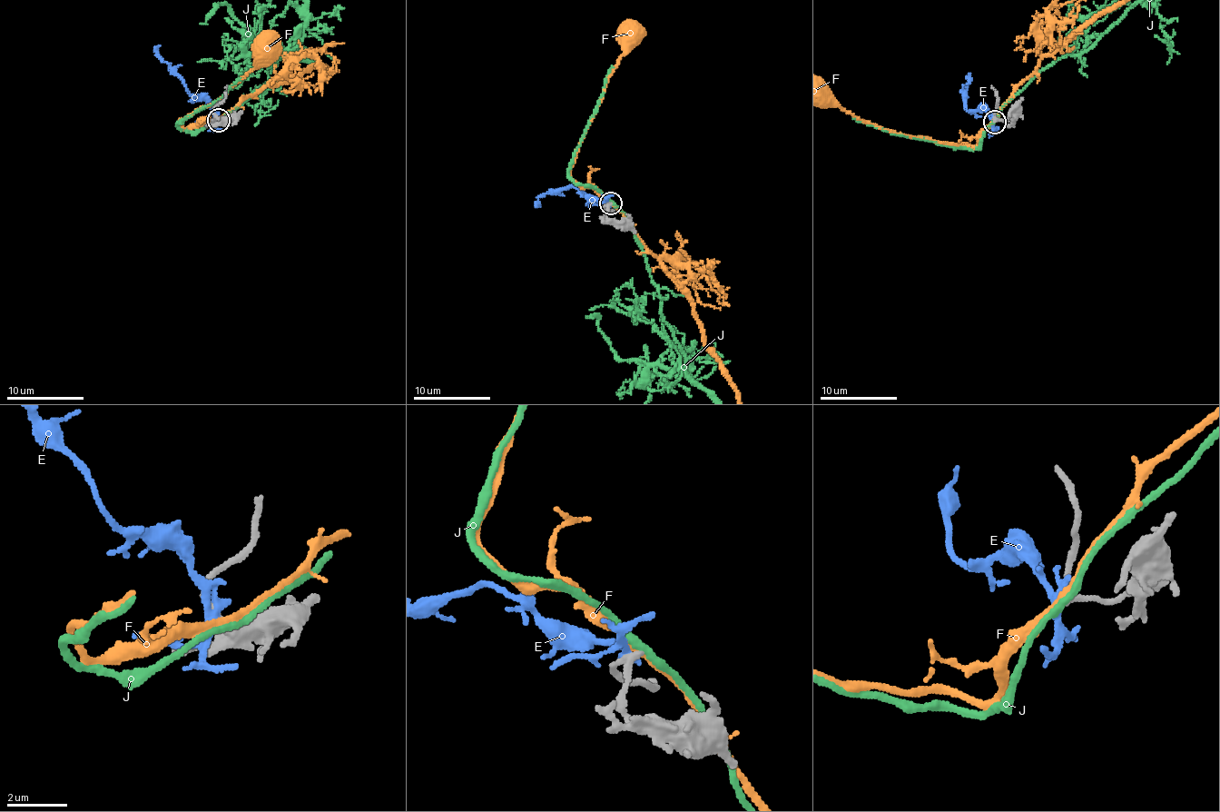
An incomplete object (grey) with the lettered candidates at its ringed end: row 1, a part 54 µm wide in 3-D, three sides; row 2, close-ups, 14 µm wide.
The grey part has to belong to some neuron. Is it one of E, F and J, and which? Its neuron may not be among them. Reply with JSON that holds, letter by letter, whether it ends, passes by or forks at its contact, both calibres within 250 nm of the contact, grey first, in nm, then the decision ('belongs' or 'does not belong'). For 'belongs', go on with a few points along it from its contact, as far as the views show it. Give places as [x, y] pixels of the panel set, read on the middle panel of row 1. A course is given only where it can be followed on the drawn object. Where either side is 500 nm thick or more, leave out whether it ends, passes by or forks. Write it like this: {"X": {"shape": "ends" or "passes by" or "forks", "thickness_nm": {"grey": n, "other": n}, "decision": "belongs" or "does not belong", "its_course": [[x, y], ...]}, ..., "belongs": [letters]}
{"E": {"shape": "passes by", "thickness_nm": {"grey": 200, "other": 260}, "decision": "does not belong"}, "F": {"shape": "passes by", "thickness_nm": {"grey": 190, "other": 240}, "decision": "does not belong"}, "J": {"shape": "passes by", "thickness_nm": {"grey": 180, "other": 240}, "decision": "does not belong"}, "belongs": []}

